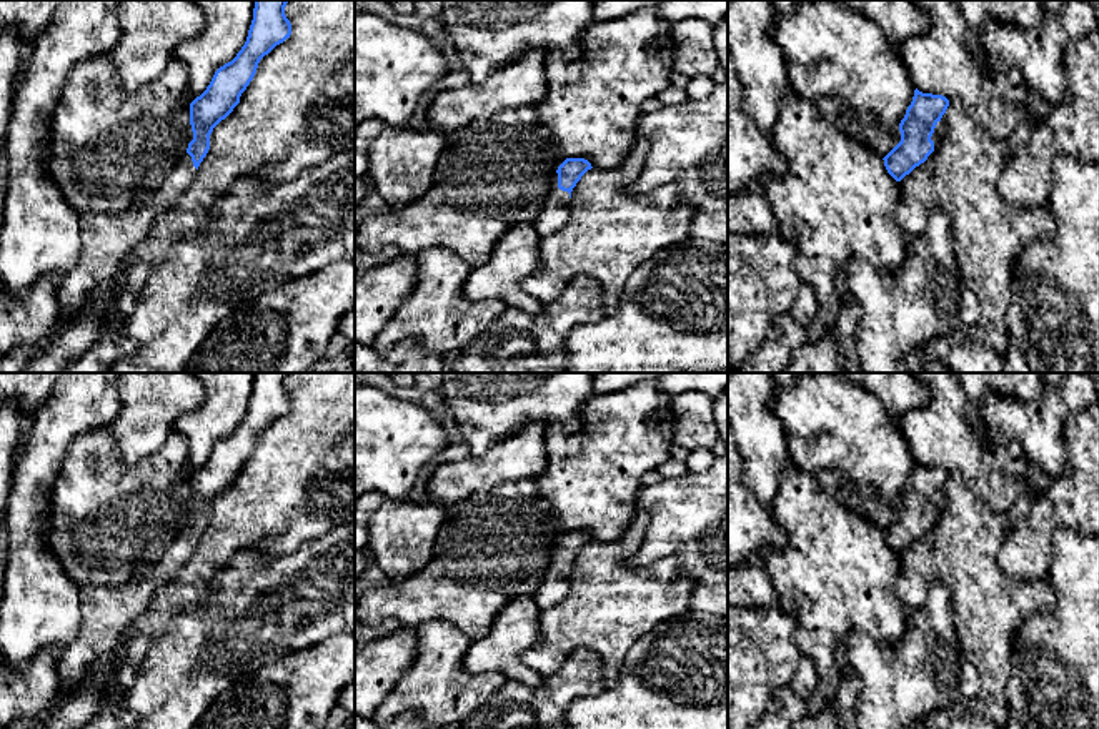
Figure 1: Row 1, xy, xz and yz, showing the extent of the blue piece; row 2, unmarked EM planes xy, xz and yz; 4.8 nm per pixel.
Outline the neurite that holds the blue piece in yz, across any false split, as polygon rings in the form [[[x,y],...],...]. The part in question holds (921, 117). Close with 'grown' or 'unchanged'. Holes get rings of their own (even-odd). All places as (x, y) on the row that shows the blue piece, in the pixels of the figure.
[[[917,88],[899,123],[901,141],[883,158],[888,173],[901,181],[924,163],[937,146],[941,118],[949,107],[942,95],[922,93]]]; grown

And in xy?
[[[255,0],[248,37],[236,57],[220,67],[206,90],[190,103],[193,138],[186,153],[165,183],[148,198],[122,213],[80,215],[82,251],[75,268],[57,281],[60,320],[25,373],[62,373],[100,335],[103,308],[93,301],[100,290],[110,290],[122,271],[125,255],[150,233],[153,220],[170,208],[191,185],[210,150],[213,128],[240,103],[260,60],[291,35],[285,15],[288,0]]]; grown

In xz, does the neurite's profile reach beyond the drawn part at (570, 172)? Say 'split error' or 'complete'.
split error

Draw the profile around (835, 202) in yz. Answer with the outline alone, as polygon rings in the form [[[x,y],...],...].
[[[789,92],[774,123],[773,141],[786,161],[786,170],[764,180],[779,233],[794,245],[794,271],[814,288],[818,320],[833,335],[844,296],[836,293],[836,280],[844,278],[851,260],[871,261],[884,276],[901,268],[908,256],[908,236],[896,211],[901,185],[886,170],[884,160],[838,128],[839,100],[811,102]]]

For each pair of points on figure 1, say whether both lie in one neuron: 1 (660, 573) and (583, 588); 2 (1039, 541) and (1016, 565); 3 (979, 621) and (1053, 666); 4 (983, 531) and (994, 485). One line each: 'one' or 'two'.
1: one
2: one
3: two
4: two

